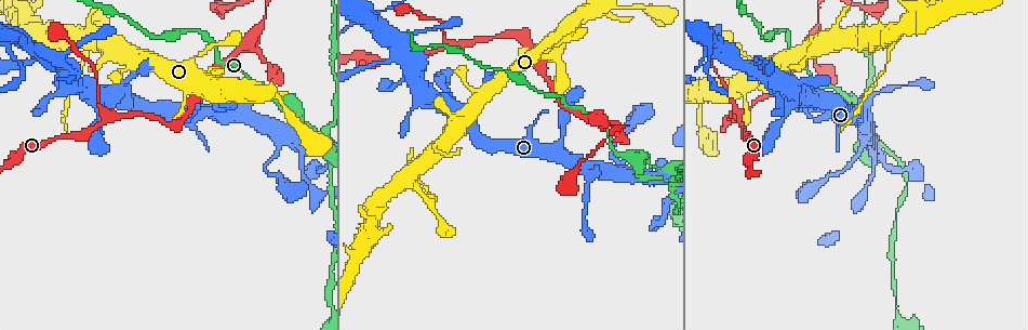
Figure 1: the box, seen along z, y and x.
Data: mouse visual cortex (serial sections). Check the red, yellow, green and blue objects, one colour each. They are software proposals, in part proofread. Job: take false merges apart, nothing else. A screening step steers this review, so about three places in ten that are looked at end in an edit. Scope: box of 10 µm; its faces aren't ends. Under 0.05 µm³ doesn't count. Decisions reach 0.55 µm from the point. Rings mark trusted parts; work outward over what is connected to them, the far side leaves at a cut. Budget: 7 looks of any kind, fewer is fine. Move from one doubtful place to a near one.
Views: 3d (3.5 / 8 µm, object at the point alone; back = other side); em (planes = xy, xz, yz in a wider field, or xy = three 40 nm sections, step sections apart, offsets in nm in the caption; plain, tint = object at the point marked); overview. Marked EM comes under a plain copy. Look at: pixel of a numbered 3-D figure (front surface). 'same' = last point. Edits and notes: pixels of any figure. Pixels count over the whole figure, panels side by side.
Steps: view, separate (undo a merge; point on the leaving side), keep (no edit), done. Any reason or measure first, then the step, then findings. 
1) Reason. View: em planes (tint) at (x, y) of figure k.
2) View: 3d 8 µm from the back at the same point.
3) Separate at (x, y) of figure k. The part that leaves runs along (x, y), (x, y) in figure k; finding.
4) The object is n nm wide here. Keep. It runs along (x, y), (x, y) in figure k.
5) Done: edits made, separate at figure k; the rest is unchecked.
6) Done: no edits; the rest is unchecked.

Sharp bend. View: 3d 8 µm at (518, 37) of figure 1.

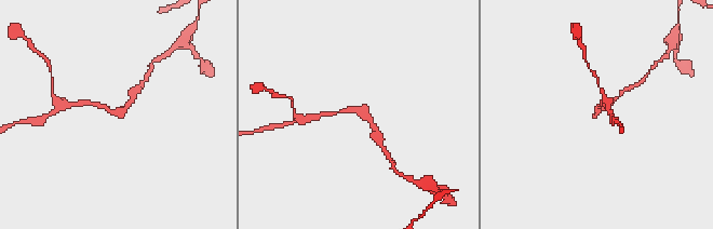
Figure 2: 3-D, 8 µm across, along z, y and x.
Zoom in. View: 3d 3.5 µm at the same point.

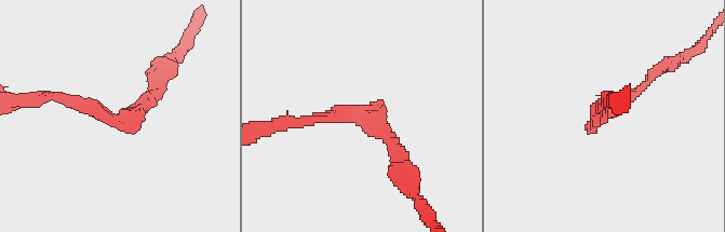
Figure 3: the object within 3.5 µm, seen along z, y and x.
Now the EM. View: em xy step 1 (tint) at (122, 118) of figure 3.

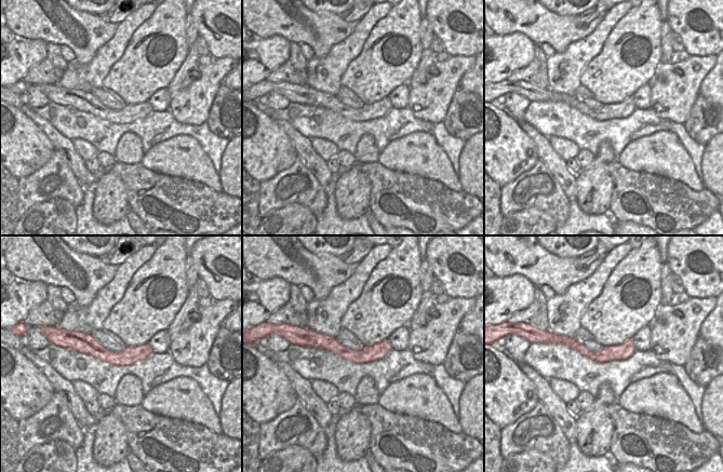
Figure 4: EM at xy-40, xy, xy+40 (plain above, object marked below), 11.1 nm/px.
The arms are 150, 200 nm wide. Keep. It runs along (303, 122), (352, 111), (405, 163) in figure 3; one cell here.

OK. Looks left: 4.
Four-way junction. View: 3d 3.5 µm at (57, 68) of figure 1.

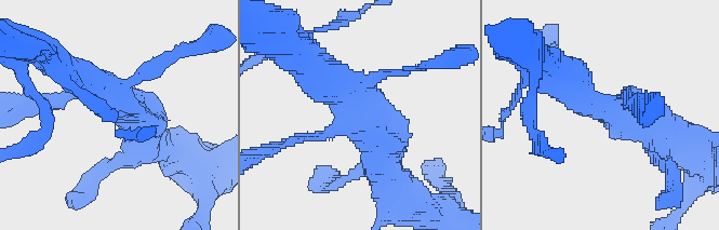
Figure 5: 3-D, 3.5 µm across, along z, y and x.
Need the tissue. View: em xy step 2 (tint) at (359, 119) of figure 5.

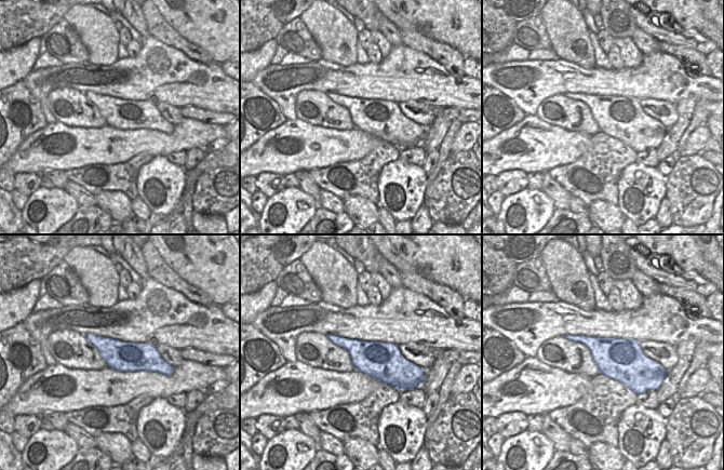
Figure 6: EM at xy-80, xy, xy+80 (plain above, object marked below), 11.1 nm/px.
The arms are 100, 250, 400, 400 nm wide. Keep. It runs along (89, 336), (163, 368) in figure 6; all the same cell.

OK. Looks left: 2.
View: 3d 3.5 µm at (428, 198) of figure 1.

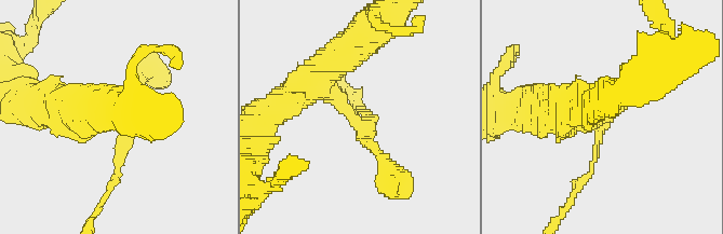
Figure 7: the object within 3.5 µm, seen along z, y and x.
Now the EM. View: em xy step 5 (tint) at (362, 121) of figure 7.

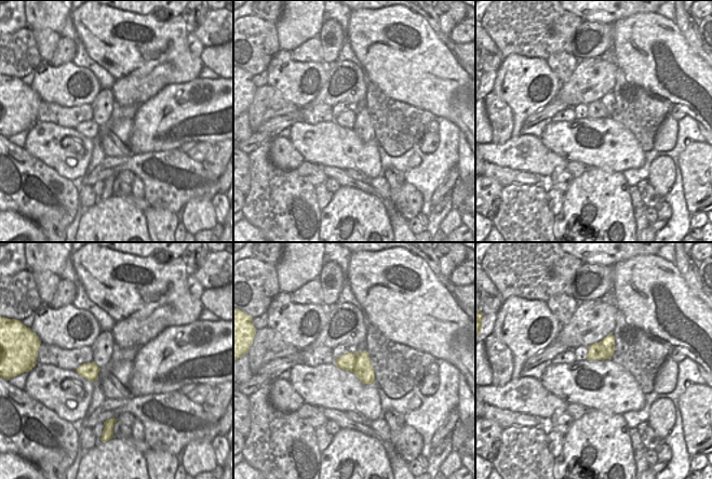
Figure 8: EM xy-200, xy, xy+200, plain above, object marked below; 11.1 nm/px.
The object is 240 nm wide here. Separate at (370, 135) of figure 7. The part that leaves runs along (350, 112), (397, 184) in figure 7; a second cell is stuck on.

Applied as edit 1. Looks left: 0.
Done: edits made, separate at figure 7; the rest is unchecked.

